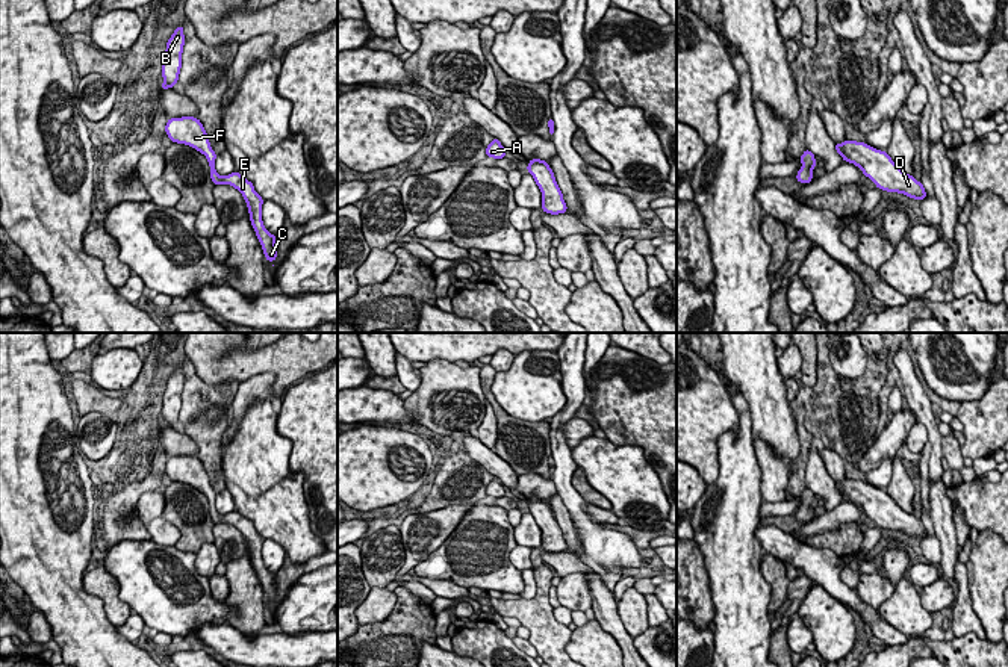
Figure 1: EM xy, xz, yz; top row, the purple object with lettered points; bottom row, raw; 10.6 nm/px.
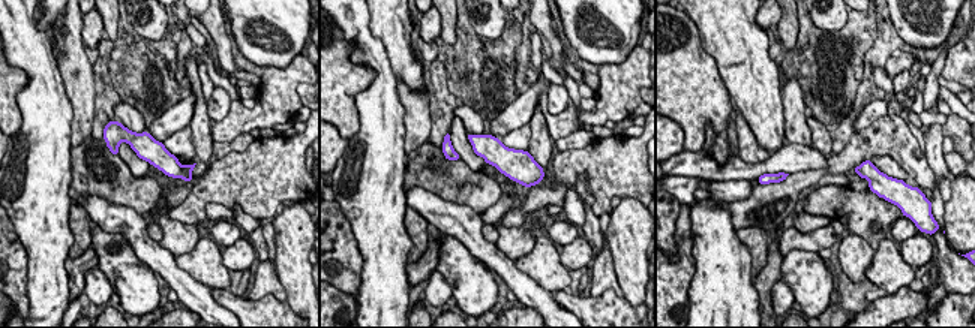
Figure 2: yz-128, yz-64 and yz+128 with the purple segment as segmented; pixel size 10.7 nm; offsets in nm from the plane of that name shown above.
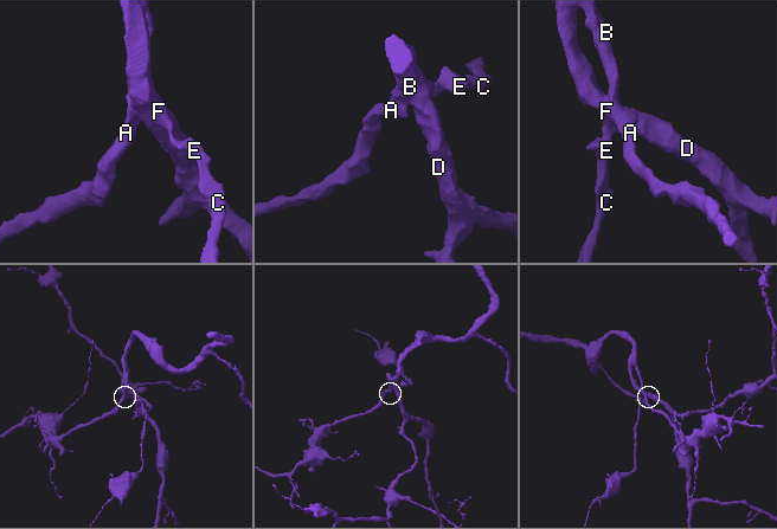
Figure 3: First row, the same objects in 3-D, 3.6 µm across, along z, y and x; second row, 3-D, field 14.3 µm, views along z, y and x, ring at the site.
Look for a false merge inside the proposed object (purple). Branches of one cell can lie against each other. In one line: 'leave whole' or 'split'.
leave whole

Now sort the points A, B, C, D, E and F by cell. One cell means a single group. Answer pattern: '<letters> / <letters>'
A B C D E F

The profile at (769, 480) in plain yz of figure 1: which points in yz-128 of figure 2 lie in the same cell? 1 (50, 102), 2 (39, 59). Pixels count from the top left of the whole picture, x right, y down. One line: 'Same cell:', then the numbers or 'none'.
Same cell: none

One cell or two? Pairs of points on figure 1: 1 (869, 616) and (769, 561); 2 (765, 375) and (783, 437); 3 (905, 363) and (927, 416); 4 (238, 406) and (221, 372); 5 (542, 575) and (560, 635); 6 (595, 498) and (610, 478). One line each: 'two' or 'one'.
1: two
2: one
3: one
4: two
5: one
6: two

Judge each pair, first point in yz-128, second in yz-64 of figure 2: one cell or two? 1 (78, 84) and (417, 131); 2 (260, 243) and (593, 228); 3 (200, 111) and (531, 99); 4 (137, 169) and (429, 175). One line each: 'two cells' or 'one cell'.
1: one cell
2: one cell
3: two cells
4: two cells

